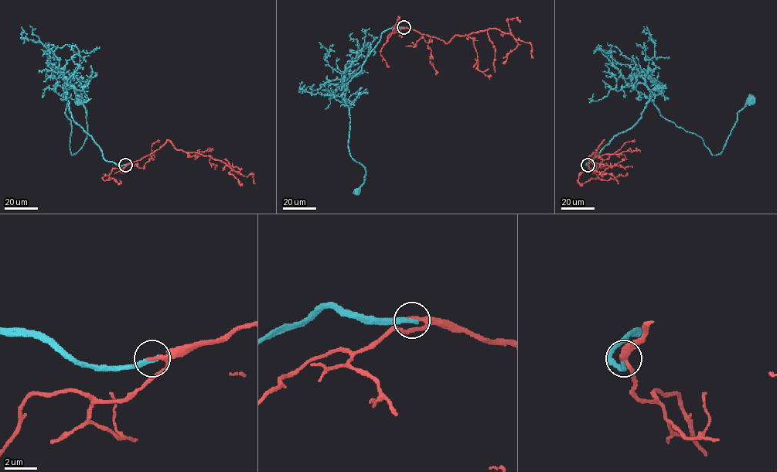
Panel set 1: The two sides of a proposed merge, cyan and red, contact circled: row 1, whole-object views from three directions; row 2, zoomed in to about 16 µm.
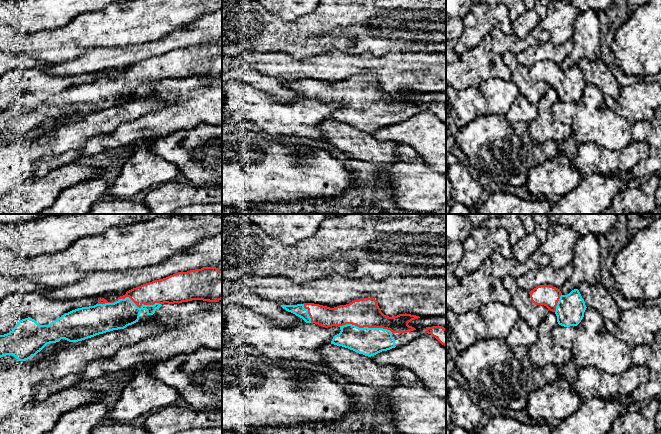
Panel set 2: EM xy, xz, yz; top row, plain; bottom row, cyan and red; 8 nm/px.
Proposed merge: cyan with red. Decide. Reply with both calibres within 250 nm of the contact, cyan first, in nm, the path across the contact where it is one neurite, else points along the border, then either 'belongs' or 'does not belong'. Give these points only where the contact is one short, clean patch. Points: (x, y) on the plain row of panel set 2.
calibres 220 and 190 nm; belongs

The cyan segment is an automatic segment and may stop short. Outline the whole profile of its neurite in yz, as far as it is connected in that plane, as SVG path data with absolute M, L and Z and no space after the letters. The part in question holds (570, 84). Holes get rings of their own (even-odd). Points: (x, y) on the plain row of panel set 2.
M540 61L529 68L531 77L544 81L557 92L557 98L564 103L577 102L584 93L586 81L578 65L563 71L560 65Z

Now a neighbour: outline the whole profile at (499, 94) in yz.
M489 79L480 84L479 90L487 102L488 112L504 116L519 94L512 80Z

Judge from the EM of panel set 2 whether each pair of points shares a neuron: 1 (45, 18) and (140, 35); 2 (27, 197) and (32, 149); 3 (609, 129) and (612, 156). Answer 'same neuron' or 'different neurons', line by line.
1: different neurons
2: different neurons
3: different neurons

